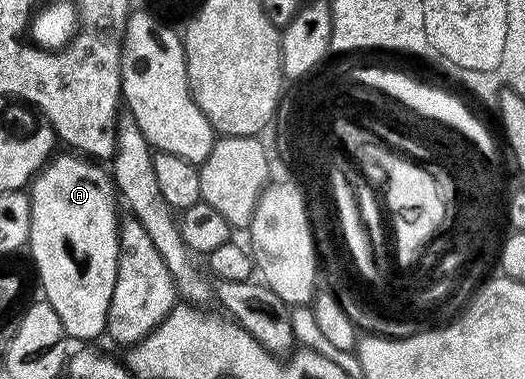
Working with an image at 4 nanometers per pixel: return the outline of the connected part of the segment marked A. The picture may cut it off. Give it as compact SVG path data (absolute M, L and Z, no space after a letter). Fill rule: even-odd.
M73 151L58 152L46 164L45 168L33 178L27 192L31 203L31 231L27 253L33 256L33 265L37 268L37 277L41 280L44 300L58 312L66 338L73 337L77 343L93 343L100 333L107 329L107 314L111 303L109 289L115 291L113 274L113 257L121 258L121 246L113 249L113 230L119 227L117 205L119 197L115 192L112 176L100 169L100 164L86 159ZM81 257L85 261L93 261L93 265L81 265Z

